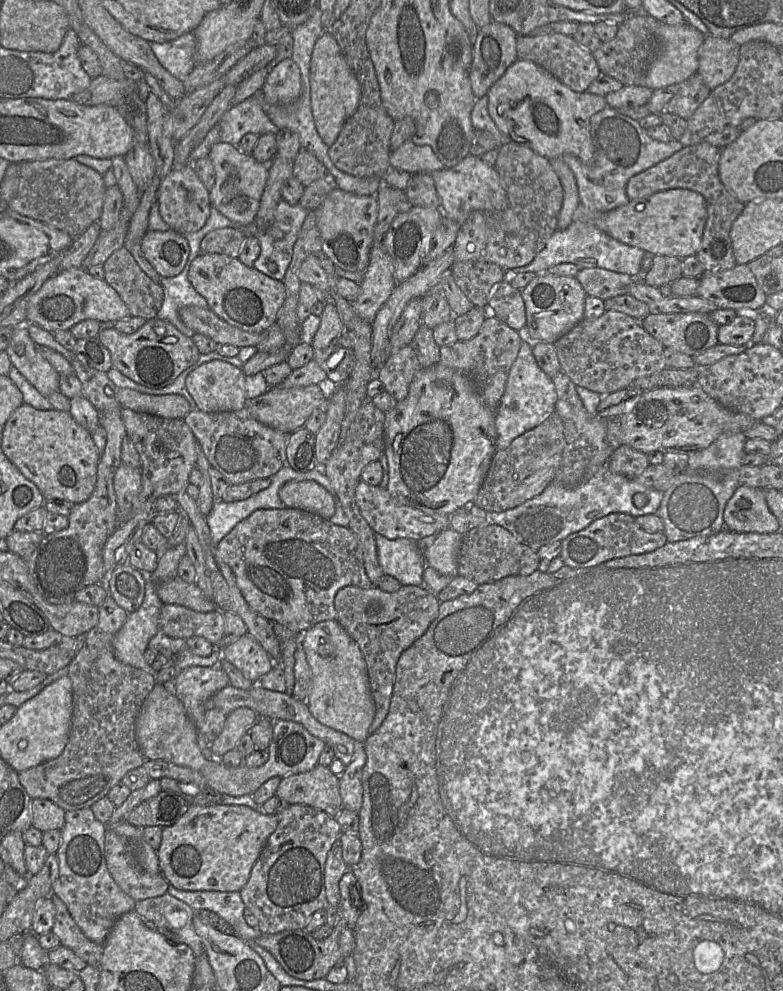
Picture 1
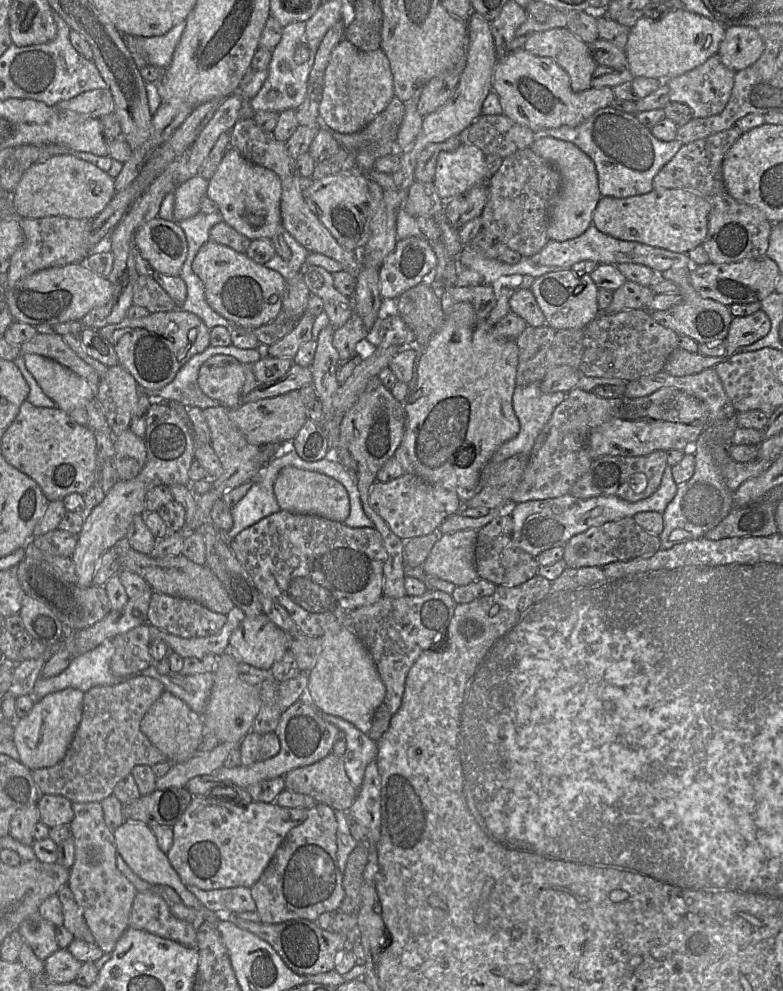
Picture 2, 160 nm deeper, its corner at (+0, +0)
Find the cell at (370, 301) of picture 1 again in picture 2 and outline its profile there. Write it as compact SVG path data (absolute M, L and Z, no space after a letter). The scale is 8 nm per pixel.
M356 312L342 327L335 329L333 345L338 352L339 361L348 360L356 355L356 345L366 340L367 332L362 318Z

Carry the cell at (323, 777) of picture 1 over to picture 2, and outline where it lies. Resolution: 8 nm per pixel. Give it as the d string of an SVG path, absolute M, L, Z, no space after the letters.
M329 753L323 759L288 772L284 776L285 789L308 795L318 803L324 803L334 810L348 811L355 801L357 790L346 774L342 757Z

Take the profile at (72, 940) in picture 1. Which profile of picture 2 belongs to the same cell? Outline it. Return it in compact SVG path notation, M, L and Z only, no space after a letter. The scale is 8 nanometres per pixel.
M63 884L56 895L59 897L63 913L63 926L75 939L95 943L94 936L87 925L82 908L77 904L74 894L67 884Z

